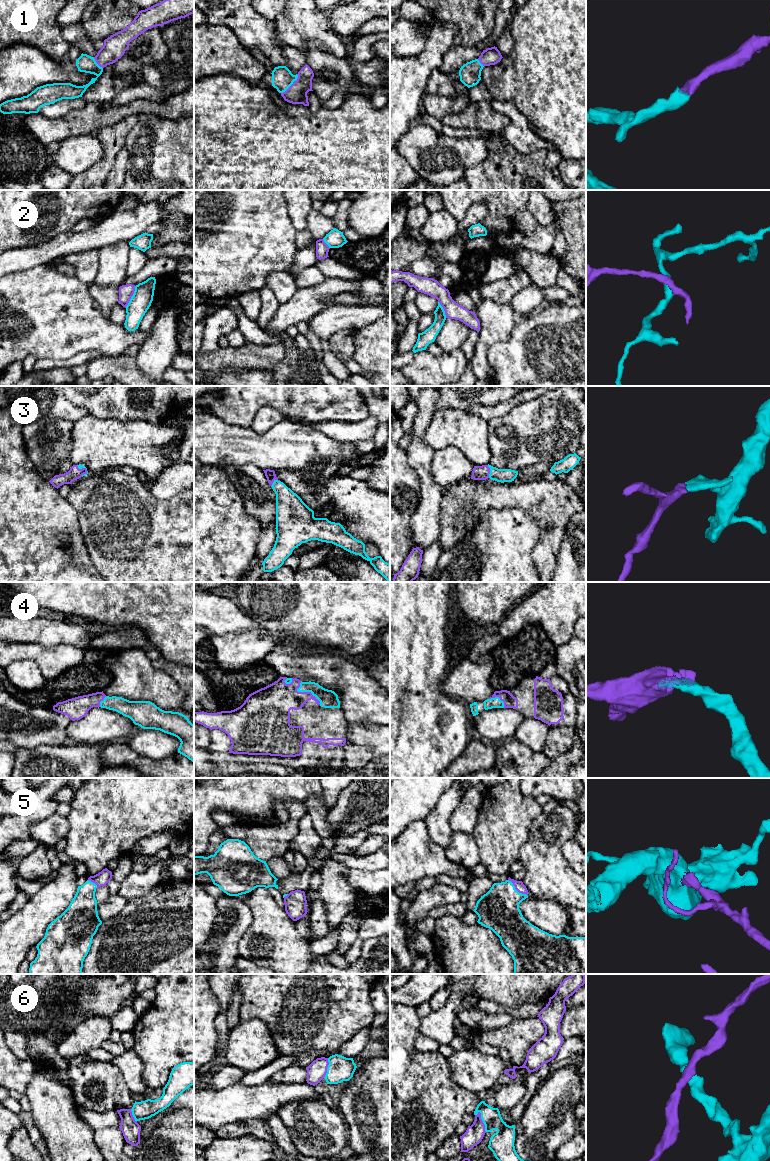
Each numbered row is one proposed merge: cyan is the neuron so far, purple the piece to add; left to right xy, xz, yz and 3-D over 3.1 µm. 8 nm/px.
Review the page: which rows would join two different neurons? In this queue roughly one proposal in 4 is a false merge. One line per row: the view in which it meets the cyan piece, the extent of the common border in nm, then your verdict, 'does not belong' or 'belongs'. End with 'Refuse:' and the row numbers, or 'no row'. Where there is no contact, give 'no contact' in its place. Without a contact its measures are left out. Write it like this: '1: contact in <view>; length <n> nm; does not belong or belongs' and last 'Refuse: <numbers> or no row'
1: contact in xz; length 200 nm; belongs
2: contact in xy; length 190 nm; does not belong
3: contact in yz; length 110 nm; belongs
4: contact in xz; length 260 nm; belongs
5: contact in yz; length 220 nm; belongs
6: contact in yz; length 180 nm; does not belong
Refuse: 2, 6

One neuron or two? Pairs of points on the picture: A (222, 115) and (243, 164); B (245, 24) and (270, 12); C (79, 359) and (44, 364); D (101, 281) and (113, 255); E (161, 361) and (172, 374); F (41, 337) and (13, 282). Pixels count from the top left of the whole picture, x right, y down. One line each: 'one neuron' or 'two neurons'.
A: one neuron
B: two neurons
C: one neuron
D: one neuron
E: two neurons
F: one neuron

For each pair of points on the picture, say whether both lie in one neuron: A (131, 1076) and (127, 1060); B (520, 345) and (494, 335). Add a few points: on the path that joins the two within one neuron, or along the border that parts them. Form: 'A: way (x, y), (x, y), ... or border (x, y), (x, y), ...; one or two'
A: way (131, 1072), (130, 1064); one
B: border (516, 318), (513, 335), (496, 342), (488, 351); two

